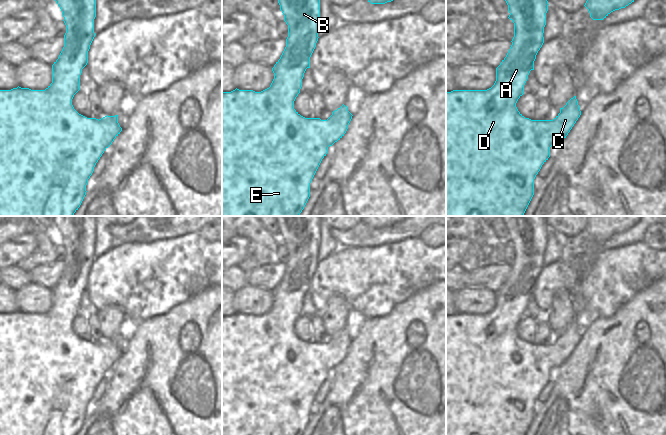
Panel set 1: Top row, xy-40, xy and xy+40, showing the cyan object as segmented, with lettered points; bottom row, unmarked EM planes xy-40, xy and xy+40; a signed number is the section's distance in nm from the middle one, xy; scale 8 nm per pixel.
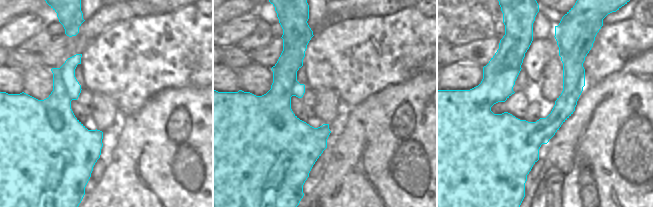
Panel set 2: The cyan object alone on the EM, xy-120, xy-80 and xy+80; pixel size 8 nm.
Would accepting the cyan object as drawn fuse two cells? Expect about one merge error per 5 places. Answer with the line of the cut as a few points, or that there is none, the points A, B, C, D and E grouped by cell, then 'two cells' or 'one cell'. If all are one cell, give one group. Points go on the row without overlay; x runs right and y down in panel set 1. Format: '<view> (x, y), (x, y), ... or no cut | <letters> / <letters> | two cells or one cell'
no cut | A B C D E | one cell

